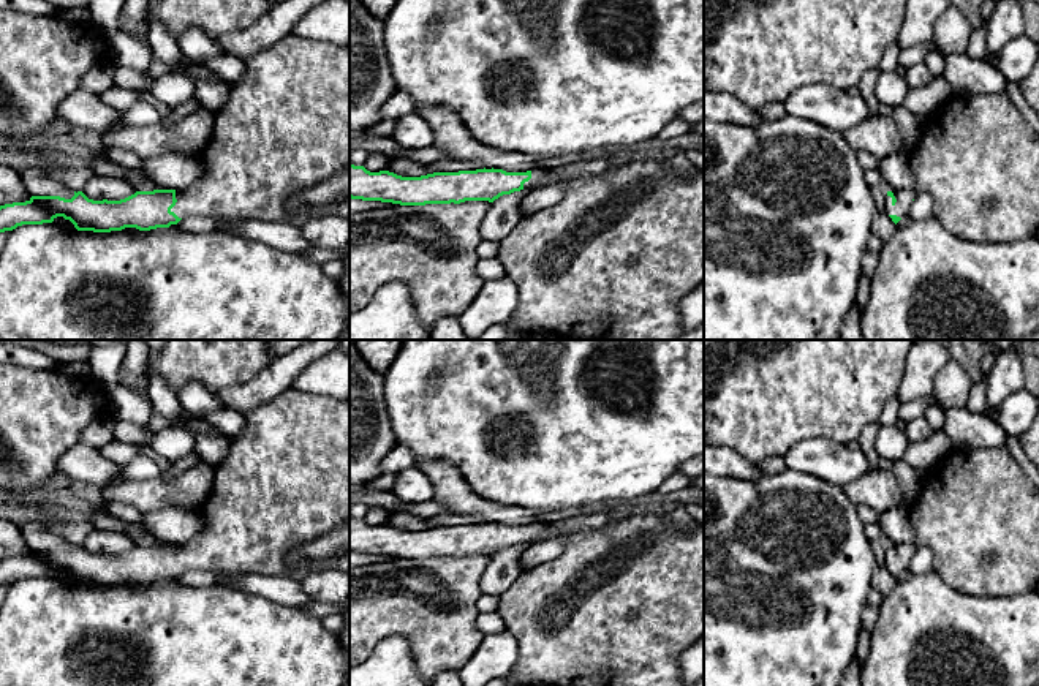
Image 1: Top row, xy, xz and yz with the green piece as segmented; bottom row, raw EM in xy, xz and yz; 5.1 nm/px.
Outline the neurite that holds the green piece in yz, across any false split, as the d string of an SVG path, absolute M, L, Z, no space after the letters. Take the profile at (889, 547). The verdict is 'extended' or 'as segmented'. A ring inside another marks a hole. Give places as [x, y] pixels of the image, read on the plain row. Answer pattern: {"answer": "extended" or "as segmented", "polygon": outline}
{"answer": "extended", "polygon": "M1006 447L954 449L925 471L919 501L908 514L914 541L887 545L886 552L886 566L895 579L908 571L911 556L919 547L928 547L933 553L931 572L963 594L1004 597L1036 590L1039 583L1039 490Z"}

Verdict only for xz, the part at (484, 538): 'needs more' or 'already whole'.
needs more

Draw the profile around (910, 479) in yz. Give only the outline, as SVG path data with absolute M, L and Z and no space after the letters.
M900 458L894 462L892 473L901 485L901 506L906 511L911 511L919 501L920 482L925 471L912 469L903 458Z

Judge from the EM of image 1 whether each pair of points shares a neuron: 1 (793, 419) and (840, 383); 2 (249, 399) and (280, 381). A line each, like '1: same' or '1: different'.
1: same
2: same

